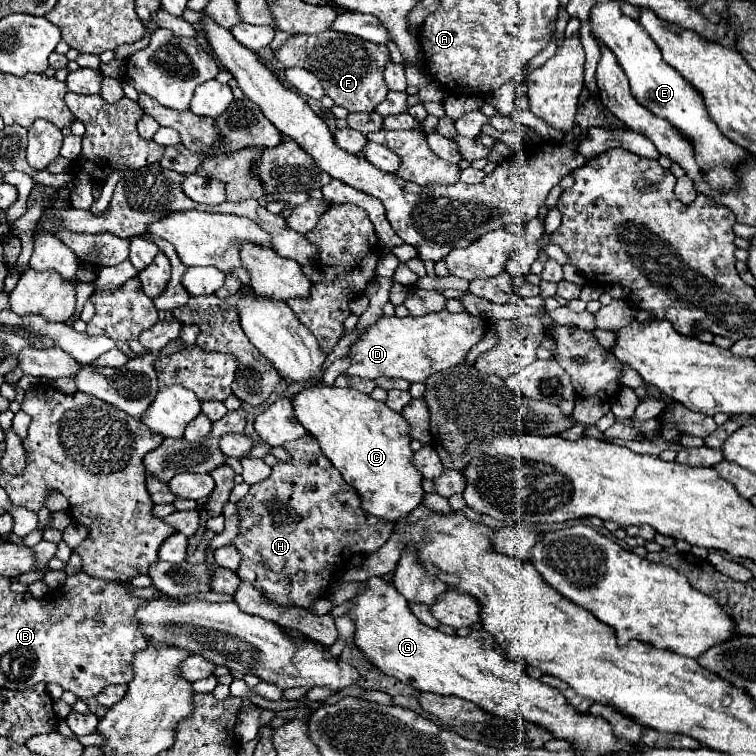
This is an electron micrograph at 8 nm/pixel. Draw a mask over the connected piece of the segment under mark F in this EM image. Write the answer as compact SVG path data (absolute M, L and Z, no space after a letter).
M319 32L319 34L293 34L279 50L275 58L285 68L305 68L319 78L325 94L347 112L371 112L387 96L387 84L383 80L383 66L389 62L389 50L383 44L367 42L359 36L341 32Z

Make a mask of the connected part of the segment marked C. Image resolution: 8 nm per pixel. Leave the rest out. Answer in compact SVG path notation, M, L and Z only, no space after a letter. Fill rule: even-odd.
M327 384L301 388L293 396L295 418L317 438L323 454L343 474L343 480L357 488L361 506L385 520L401 520L423 500L423 476L413 468L407 436L407 422L401 414L387 408L385 402L373 400L355 388L337 388ZM393 426L397 436L387 436L385 428Z

